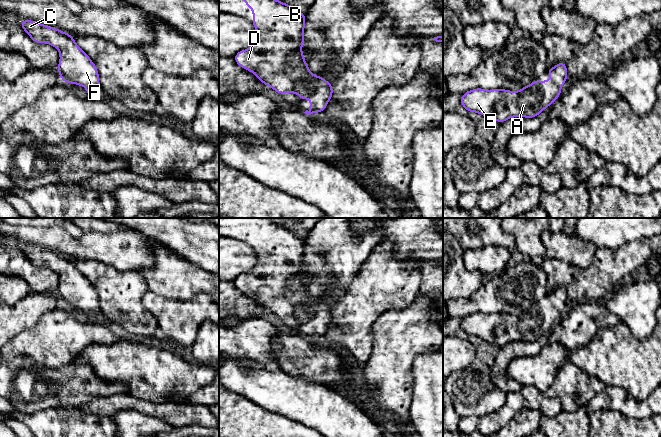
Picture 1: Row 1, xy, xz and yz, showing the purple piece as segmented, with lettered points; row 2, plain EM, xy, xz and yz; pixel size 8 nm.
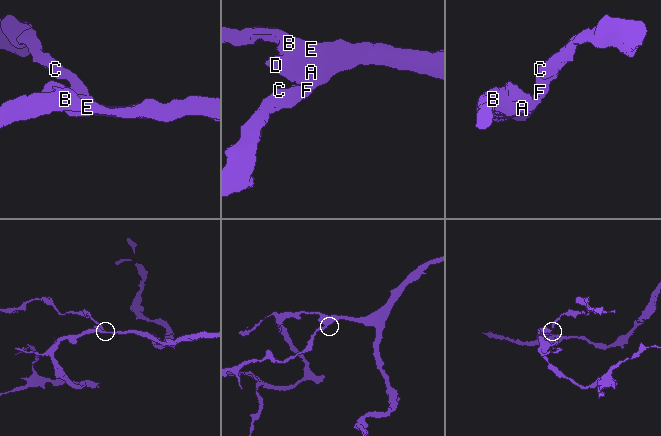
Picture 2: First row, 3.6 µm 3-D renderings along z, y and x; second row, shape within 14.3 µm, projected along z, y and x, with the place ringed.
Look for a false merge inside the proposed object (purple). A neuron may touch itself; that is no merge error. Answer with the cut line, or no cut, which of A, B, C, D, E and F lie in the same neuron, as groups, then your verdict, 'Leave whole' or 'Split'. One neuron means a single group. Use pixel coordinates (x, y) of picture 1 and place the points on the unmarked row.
No split. Groups: A B C D E F. Leave whole

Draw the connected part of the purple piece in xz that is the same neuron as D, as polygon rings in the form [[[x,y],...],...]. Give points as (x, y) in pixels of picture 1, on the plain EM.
[[[219,218],[219,223],[244,223],[245,228],[253,236],[253,250],[257,255],[256,266],[248,273],[239,275],[235,280],[235,286],[242,292],[254,297],[265,309],[268,309],[279,318],[296,317],[302,324],[310,323],[310,334],[307,339],[323,336],[333,319],[332,308],[324,304],[322,300],[315,300],[309,294],[304,284],[304,277],[300,274],[304,269],[305,238],[287,229],[282,225],[275,224],[269,218]]]

